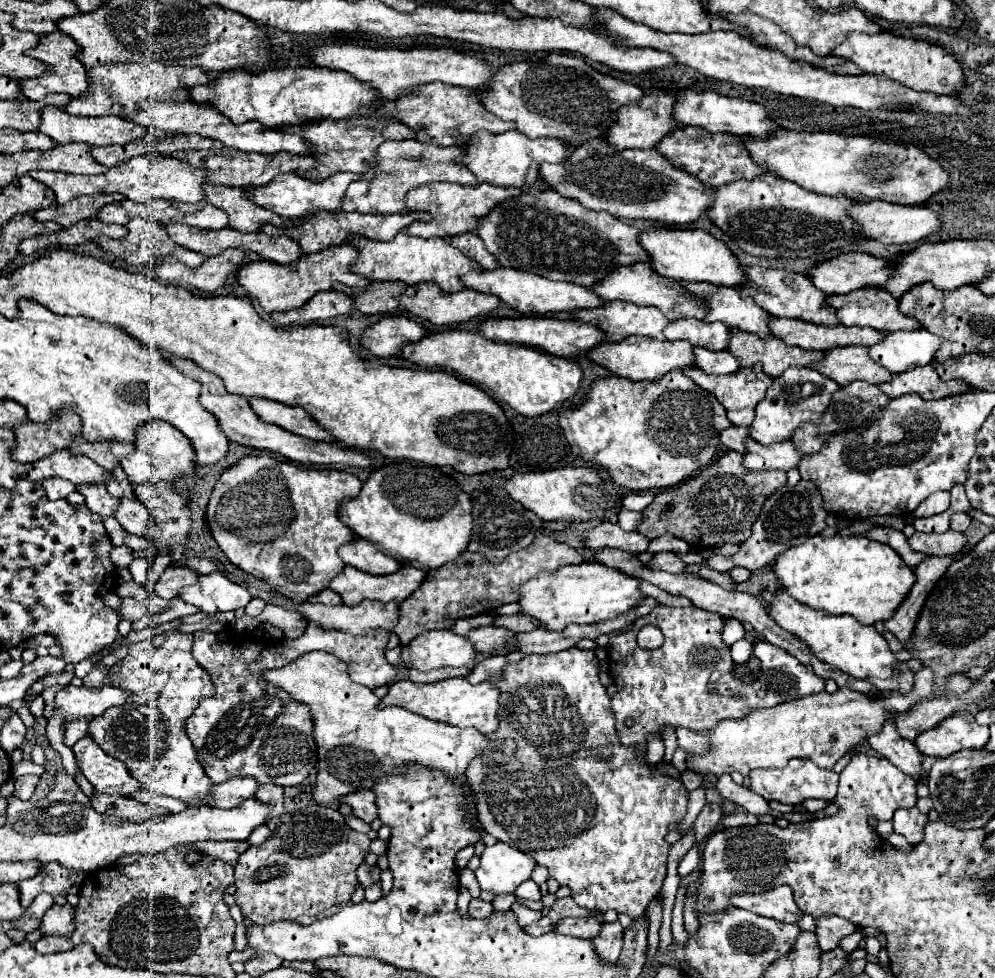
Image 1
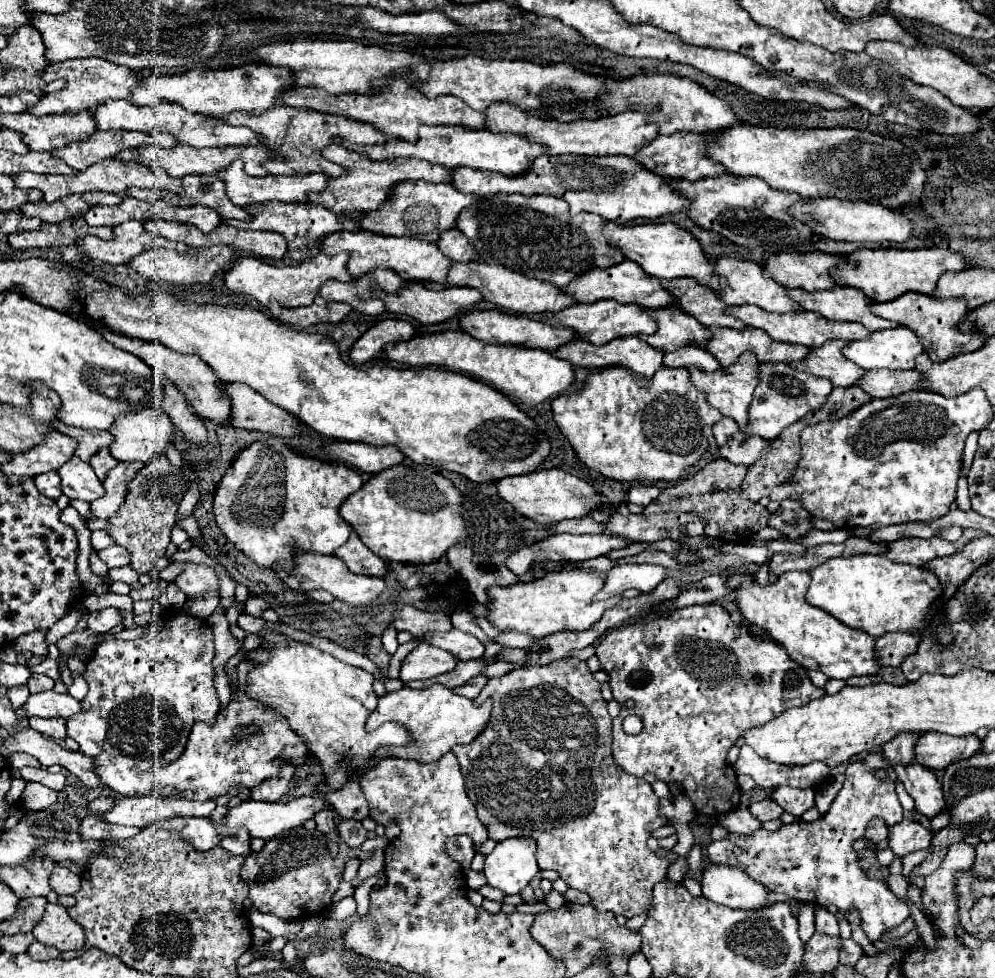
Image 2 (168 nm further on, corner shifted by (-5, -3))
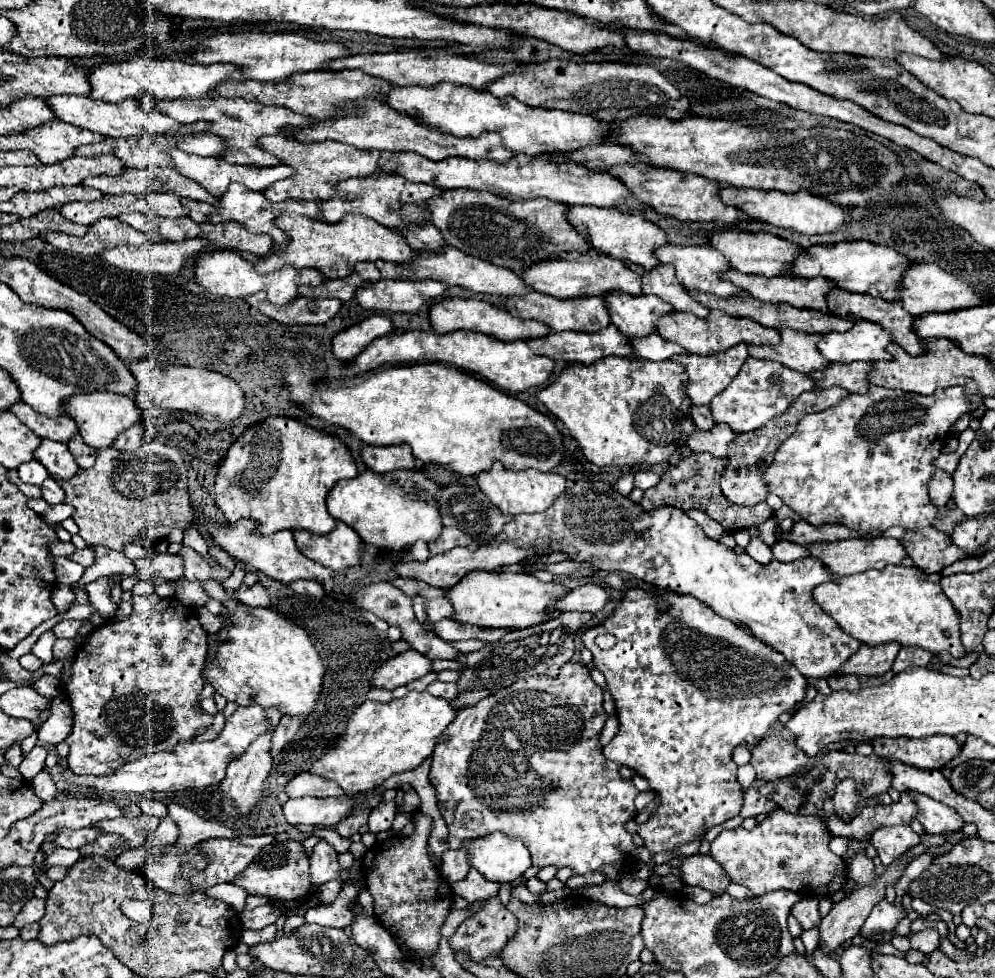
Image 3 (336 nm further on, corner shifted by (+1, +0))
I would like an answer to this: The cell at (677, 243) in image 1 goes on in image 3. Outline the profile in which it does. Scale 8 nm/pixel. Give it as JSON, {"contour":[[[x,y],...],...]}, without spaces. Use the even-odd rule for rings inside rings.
{"contour":[[[569,207],[567,209],[567,221],[579,229],[579,233],[591,241],[593,249],[599,253],[605,253],[613,259],[631,261],[645,269],[653,269],[659,261],[653,253],[655,247],[665,245],[665,233],[653,225],[651,221],[643,219],[641,215],[627,215],[619,209],[599,209],[599,207]]]}

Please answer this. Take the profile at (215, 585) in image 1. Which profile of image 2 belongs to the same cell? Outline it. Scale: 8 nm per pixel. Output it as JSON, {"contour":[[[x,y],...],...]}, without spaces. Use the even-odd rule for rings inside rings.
{"contour":[[[187,564],[187,568],[177,576],[175,584],[187,598],[201,596],[209,590],[219,590],[219,576],[211,566]]]}

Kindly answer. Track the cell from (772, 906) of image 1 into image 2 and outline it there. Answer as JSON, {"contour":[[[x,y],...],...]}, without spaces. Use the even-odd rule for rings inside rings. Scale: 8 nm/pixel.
{"contour":[[[709,864],[703,872],[701,888],[703,888],[703,896],[729,908],[757,910],[773,904],[767,900],[767,896],[771,894],[769,890],[753,882],[739,868],[731,868],[731,866]]]}

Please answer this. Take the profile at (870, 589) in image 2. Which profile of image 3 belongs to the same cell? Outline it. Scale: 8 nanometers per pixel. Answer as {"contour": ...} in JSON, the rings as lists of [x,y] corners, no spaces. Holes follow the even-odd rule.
{"contour":[[[887,565],[885,569],[869,569],[863,573],[855,573],[849,577],[835,577],[833,583],[819,585],[813,591],[813,599],[821,605],[821,609],[835,619],[835,623],[855,639],[865,645],[885,645],[897,641],[899,645],[915,645],[927,649],[931,653],[949,651],[953,657],[965,657],[967,651],[961,643],[959,633],[959,613],[953,609],[947,595],[941,591],[941,575],[925,575],[917,567],[903,567],[903,565]]]}

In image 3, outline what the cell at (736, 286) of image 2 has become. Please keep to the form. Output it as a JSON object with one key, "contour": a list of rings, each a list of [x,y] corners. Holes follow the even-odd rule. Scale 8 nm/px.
{"contour":[[[667,243],[667,245],[661,245],[655,249],[655,257],[659,259],[659,263],[671,263],[675,267],[675,275],[677,275],[679,283],[689,291],[697,289],[703,293],[719,295],[719,297],[729,297],[729,295],[739,293],[739,287],[721,279],[721,273],[729,271],[731,265],[717,249],[713,249],[709,245],[671,245],[671,243]]]}

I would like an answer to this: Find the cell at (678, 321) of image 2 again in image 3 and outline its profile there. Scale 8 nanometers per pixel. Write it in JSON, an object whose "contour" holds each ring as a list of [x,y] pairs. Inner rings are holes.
{"contour":[[[607,293],[605,305],[611,317],[611,323],[625,337],[643,337],[655,333],[655,321],[671,313],[671,305],[659,301],[655,295],[627,297],[627,293]]]}

